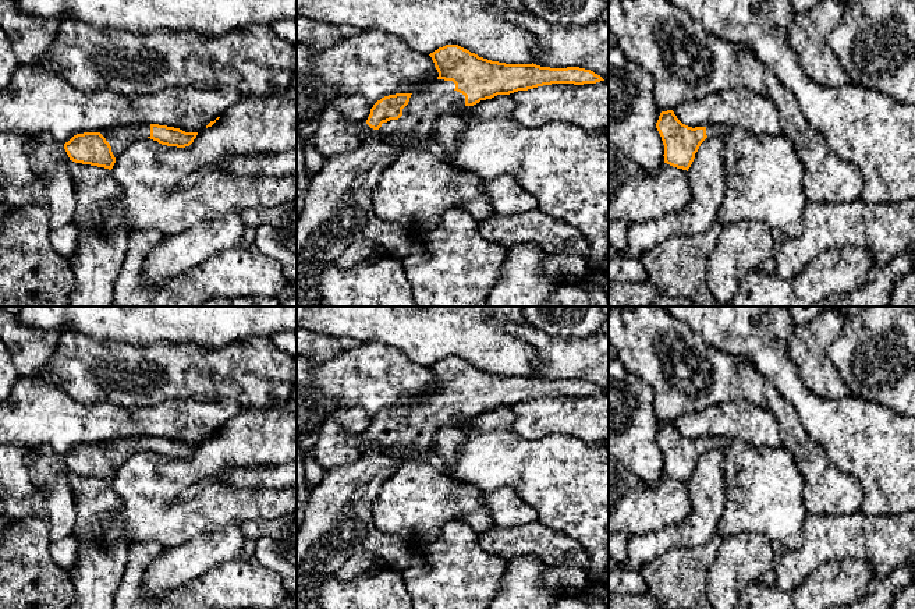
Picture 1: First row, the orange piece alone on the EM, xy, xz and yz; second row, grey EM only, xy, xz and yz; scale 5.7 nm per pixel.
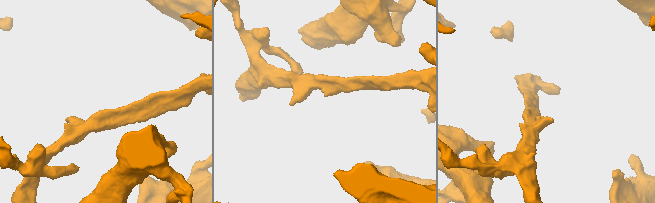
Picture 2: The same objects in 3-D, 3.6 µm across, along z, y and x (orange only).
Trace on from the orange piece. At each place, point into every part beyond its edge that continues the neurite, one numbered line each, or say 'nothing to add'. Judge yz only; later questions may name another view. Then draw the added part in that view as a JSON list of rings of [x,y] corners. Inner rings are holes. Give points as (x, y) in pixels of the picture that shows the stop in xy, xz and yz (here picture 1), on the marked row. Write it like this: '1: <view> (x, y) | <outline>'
1: yz (712, 130) | [[[707,124],[706,125],[707,138],[712,138],[712,137],[723,137],[724,138],[728,131],[730,131],[730,128],[726,125],[717,125],[717,124]]]

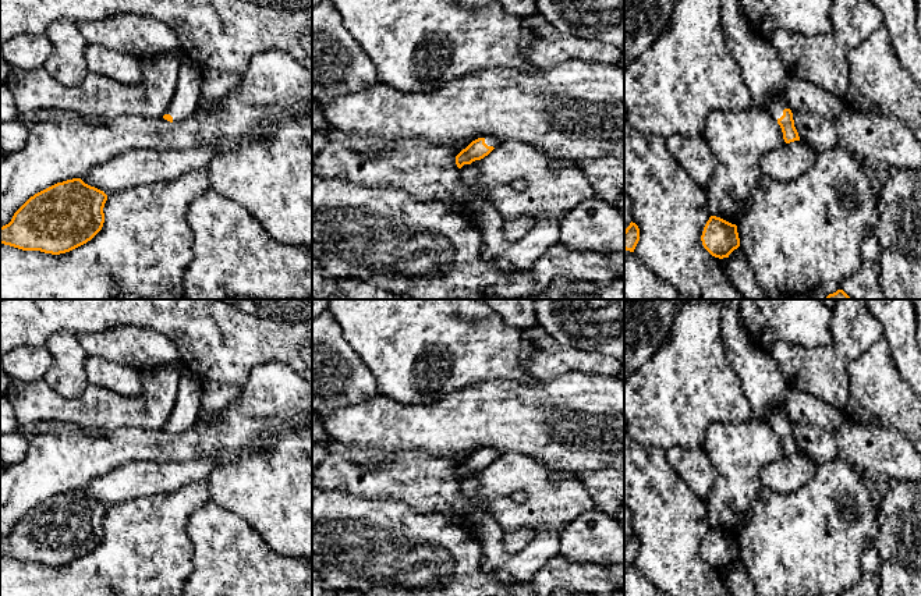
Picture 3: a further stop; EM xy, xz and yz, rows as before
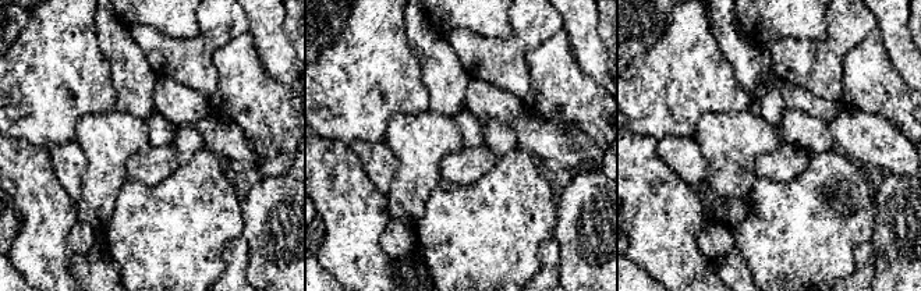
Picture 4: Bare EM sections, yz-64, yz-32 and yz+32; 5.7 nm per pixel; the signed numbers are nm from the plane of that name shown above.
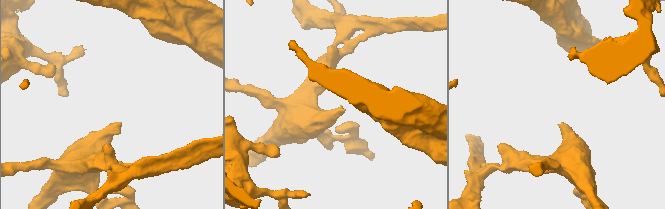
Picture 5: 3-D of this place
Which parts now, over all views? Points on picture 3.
1: yz (779, 103) | [[[783,91],[776,97],[773,97],[768,111],[777,121],[783,116],[784,109],[789,109],[789,102]]]

